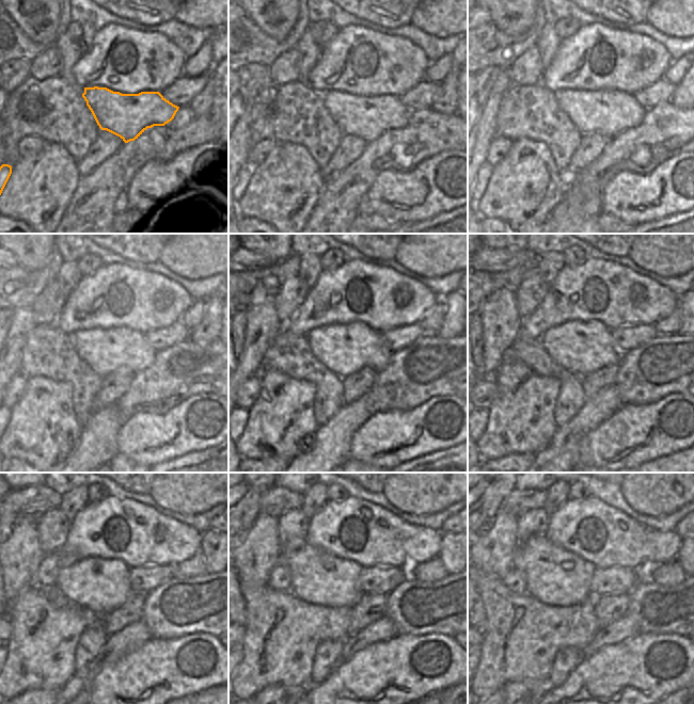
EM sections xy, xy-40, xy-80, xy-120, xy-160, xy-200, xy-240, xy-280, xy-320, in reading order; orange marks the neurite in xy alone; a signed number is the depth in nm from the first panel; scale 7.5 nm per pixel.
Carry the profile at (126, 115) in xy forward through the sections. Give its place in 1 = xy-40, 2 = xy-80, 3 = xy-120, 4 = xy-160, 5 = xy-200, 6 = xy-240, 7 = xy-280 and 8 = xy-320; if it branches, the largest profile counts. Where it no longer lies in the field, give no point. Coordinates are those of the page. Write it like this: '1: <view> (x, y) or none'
1: xy-40 (367, 117)
2: xy-80 (609, 112)
3: xy-120 (106, 351)
4: xy-160 (345, 349)
5: xy-200 (582, 348)
6: xy-240 (100, 586)
7: xy-280 (318, 577)
8: xy-320 (554, 576)

